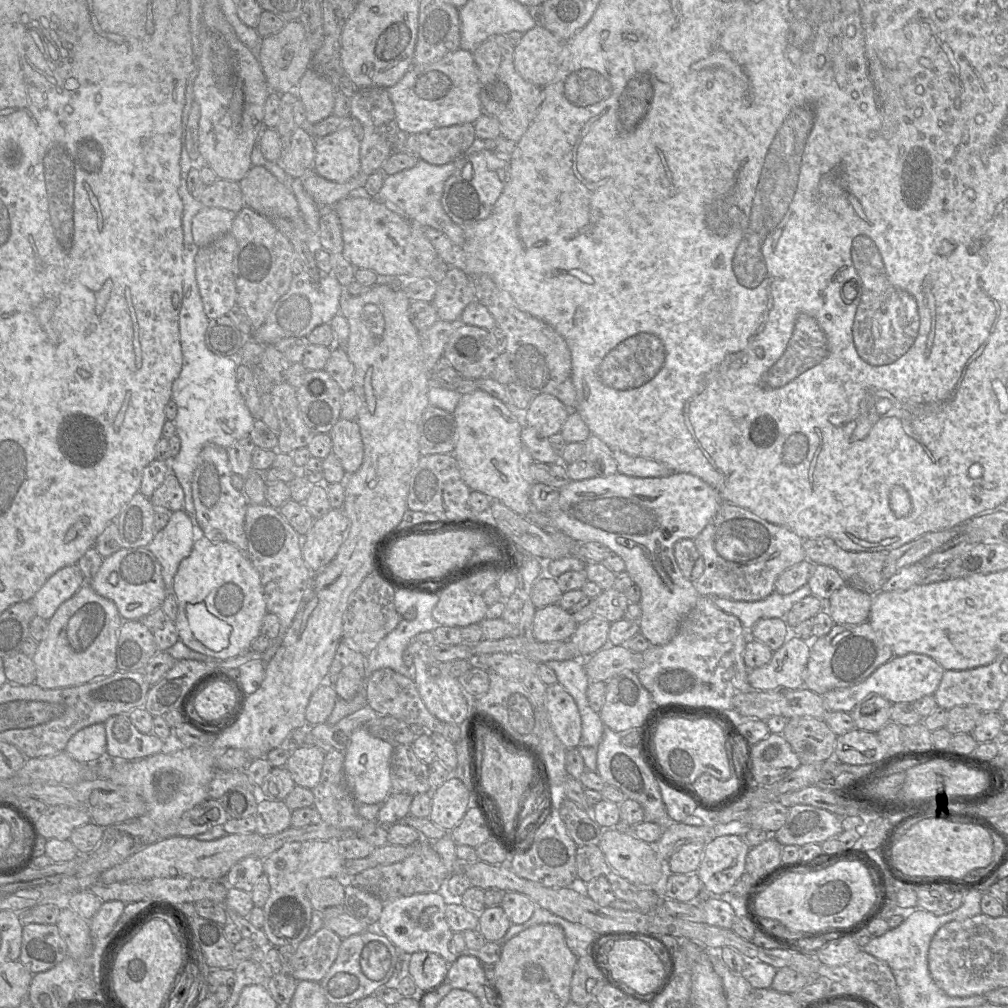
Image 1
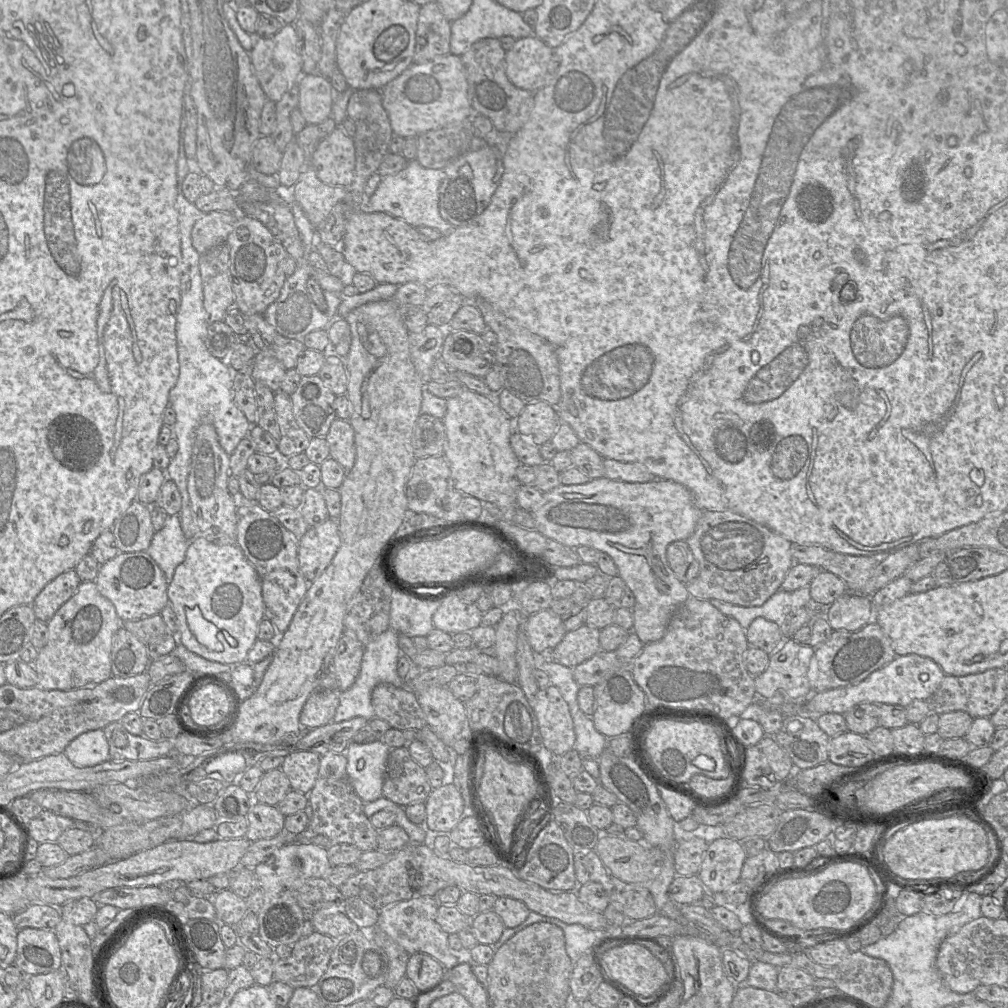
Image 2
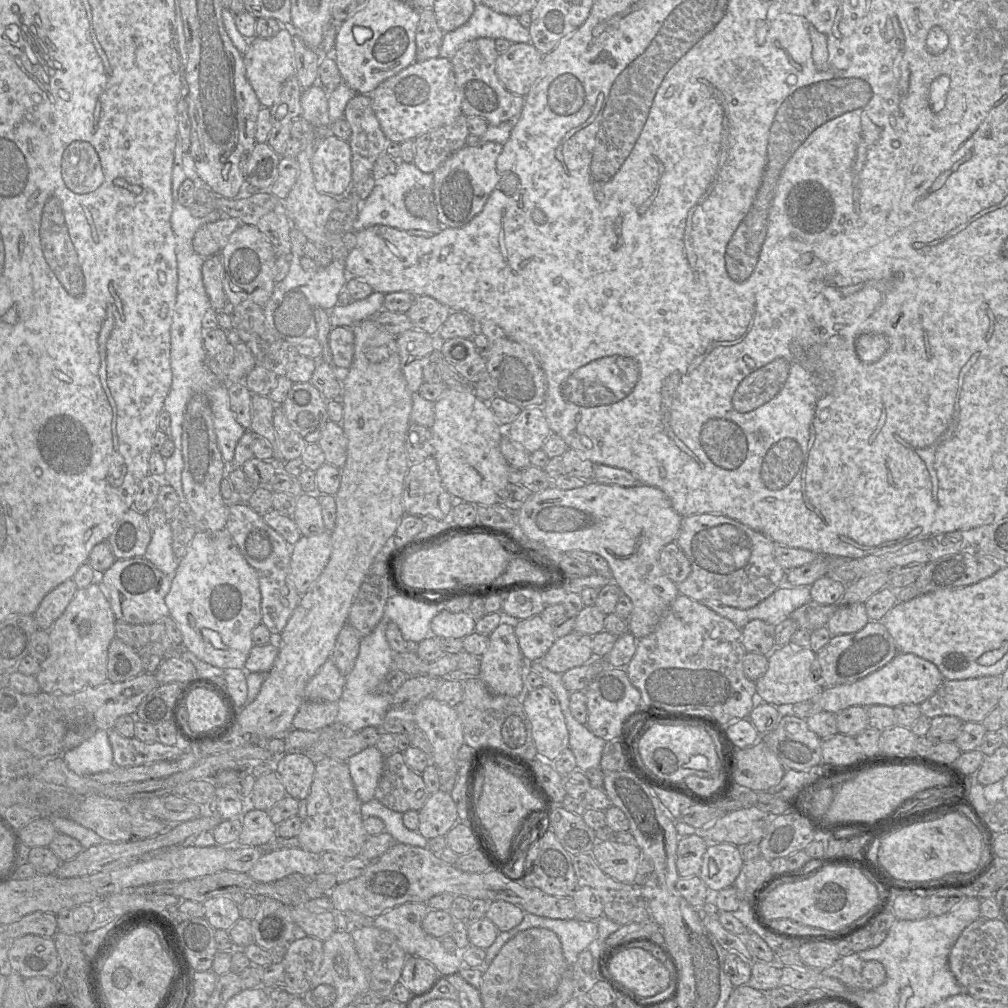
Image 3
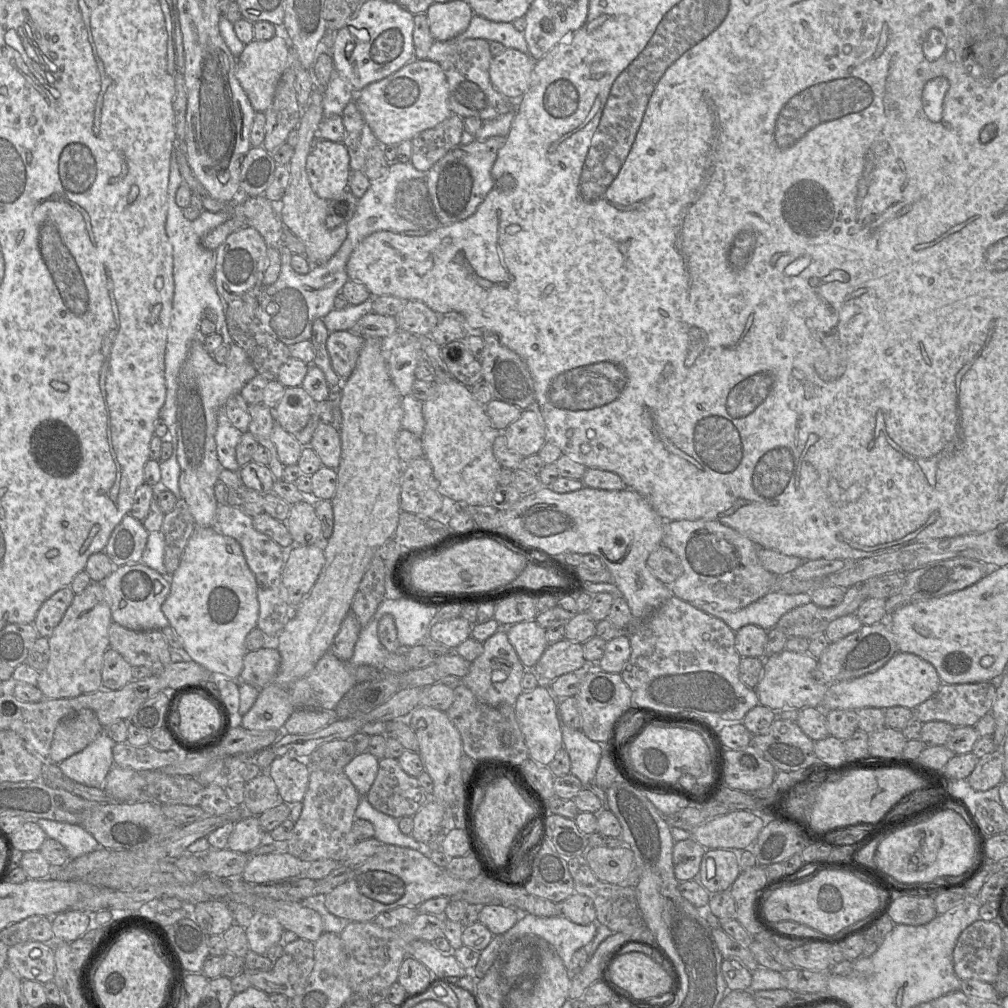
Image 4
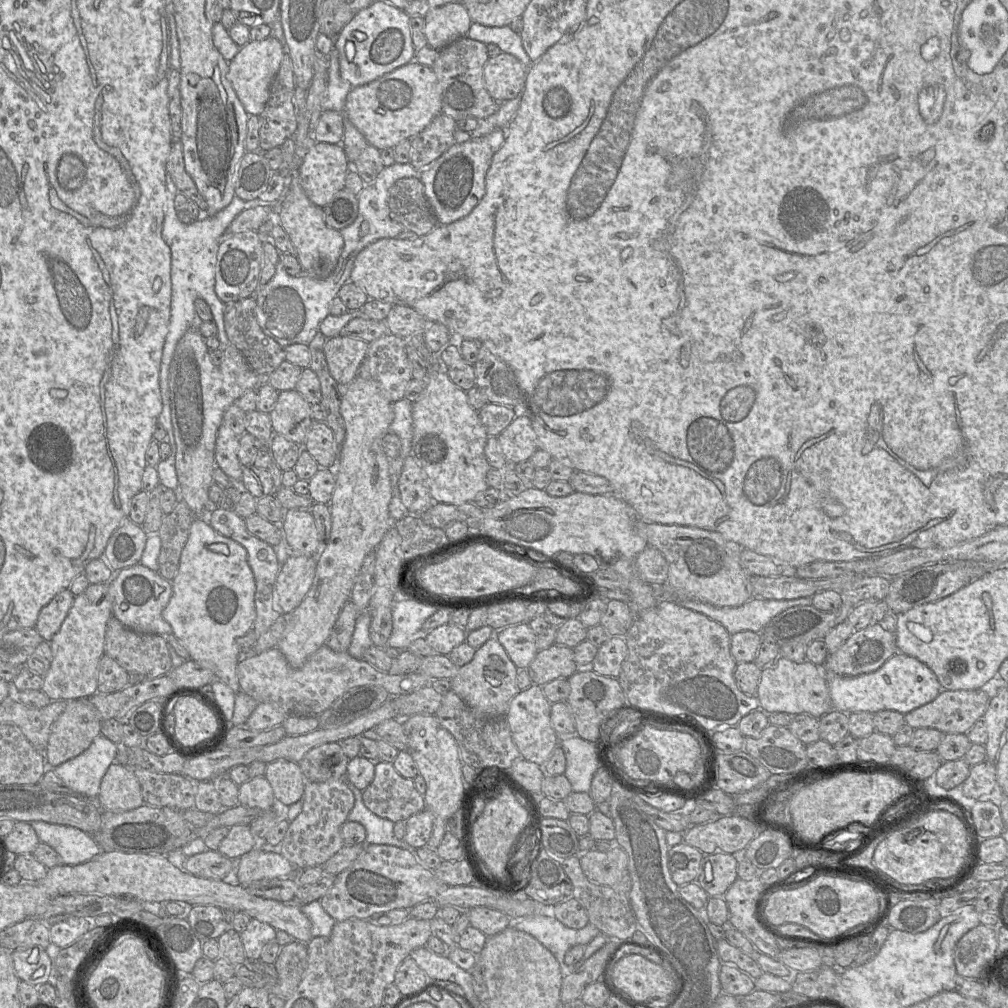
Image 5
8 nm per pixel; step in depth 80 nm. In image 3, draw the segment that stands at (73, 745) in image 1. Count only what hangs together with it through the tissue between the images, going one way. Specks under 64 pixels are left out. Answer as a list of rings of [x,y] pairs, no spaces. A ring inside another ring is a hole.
[[[104,730],[95,731],[79,746],[64,751],[62,756],[67,767],[78,775],[92,775],[114,766],[112,748]]]

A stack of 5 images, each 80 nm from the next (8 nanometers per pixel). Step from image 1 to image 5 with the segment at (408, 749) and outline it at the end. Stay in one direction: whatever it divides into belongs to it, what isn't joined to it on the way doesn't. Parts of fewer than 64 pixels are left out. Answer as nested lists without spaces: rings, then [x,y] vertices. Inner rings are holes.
[[[375,763],[374,779],[362,795],[372,813],[394,823],[425,809],[424,796],[415,788],[414,780],[401,776],[392,763]]]

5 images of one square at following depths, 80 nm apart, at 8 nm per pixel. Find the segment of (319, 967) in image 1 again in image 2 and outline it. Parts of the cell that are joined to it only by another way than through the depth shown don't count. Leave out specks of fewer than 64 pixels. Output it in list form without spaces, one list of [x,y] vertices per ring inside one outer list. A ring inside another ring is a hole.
[[[314,931],[311,935],[302,937],[292,945],[292,953],[286,959],[275,959],[273,982],[283,982],[292,988],[315,986],[326,972],[332,951],[335,946],[335,939]]]

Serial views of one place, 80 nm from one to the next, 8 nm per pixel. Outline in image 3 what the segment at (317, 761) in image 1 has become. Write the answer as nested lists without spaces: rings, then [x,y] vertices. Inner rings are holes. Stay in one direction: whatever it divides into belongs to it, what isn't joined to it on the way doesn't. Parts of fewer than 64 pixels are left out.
[[[304,752],[285,753],[276,758],[275,773],[286,794],[301,801],[309,794],[315,762]]]

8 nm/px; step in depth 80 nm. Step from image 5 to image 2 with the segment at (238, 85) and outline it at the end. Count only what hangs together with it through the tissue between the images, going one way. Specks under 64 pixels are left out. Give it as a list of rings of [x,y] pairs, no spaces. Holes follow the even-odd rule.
[[[293,24],[284,26],[275,35],[262,38],[254,36],[254,46],[249,52],[254,72],[268,100],[278,102],[302,76],[300,41]]]

